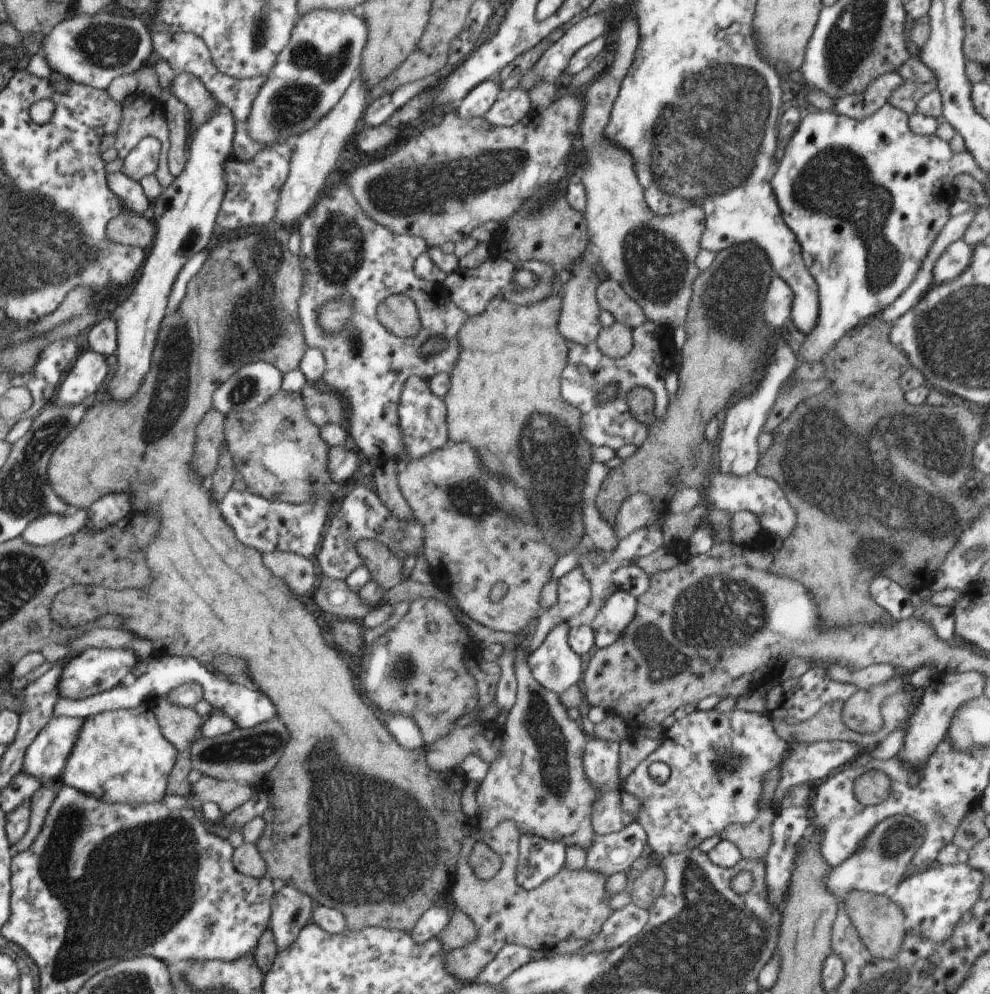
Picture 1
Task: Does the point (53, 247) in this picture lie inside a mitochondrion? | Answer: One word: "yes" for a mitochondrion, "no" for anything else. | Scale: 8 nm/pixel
yes

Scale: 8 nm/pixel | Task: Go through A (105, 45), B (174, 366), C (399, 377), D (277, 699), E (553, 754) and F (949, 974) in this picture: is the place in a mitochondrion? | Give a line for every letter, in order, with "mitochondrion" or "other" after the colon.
A: mitochondrion
B: mitochondrion
C: other
D: other
E: mitochondrion
F: other

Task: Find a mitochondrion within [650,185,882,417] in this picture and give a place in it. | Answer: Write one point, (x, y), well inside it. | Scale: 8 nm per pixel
(730, 302)

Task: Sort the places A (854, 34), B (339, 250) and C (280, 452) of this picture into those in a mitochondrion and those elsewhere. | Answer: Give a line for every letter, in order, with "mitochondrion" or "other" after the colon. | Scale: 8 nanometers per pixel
A: mitochondrion
B: mitochondrion
C: other

